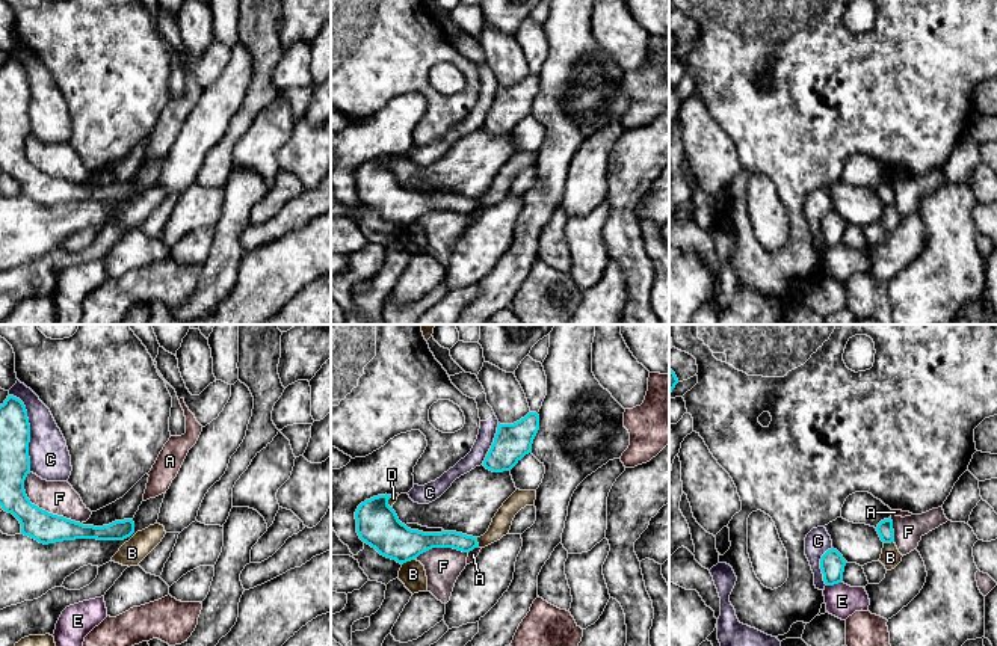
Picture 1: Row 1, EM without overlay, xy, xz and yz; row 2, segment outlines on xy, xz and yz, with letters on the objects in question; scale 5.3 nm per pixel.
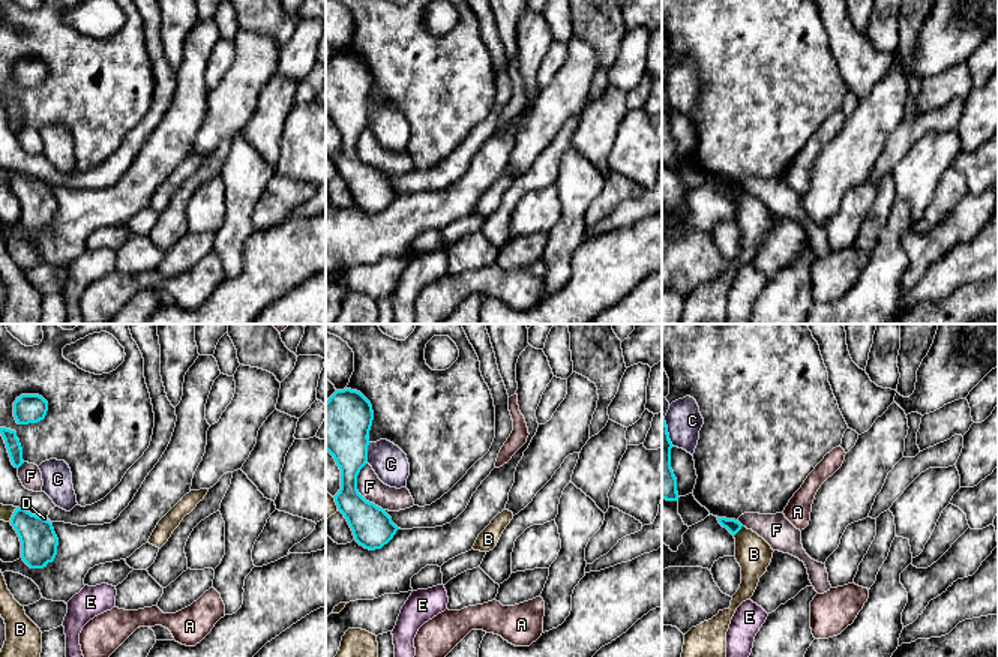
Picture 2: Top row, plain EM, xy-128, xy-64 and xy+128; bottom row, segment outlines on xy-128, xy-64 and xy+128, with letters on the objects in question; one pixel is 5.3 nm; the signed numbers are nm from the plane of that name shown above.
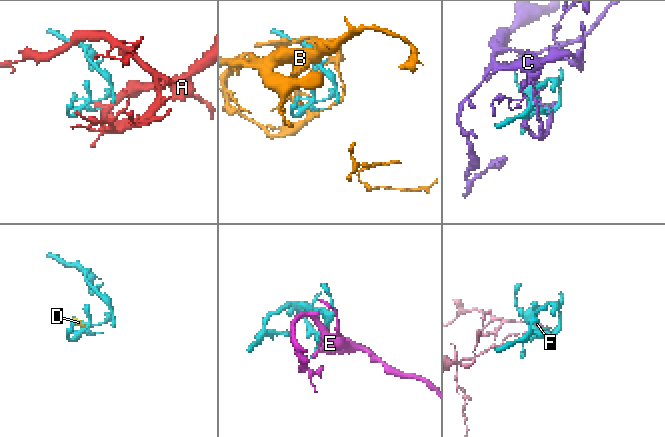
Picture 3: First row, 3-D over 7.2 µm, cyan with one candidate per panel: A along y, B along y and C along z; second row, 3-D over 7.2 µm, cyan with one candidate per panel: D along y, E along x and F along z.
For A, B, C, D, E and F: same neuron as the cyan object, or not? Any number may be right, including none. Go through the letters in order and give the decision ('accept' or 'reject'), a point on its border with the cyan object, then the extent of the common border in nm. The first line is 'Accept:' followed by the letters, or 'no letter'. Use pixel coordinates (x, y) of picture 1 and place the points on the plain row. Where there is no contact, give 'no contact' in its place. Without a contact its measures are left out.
Accept: no letter
A: reject; meets cyan in xz at (473, 210); contact 70 nm long
B: reject; meets cyan in xz at (408, 222); contact 80 nm long
C: reject; meets cyan in xy at (29, 92); contact 440 nm long
D: reject; meets cyan in xz at (387, 163); contact 70 nm long
E: reject; meets cyan in yz at (834, 245); contact 90 nm long
F: reject; meets cyan in xy at (41, 171); contact 400 nm long

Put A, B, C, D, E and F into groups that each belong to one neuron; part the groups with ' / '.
A / B / C / D / E / F

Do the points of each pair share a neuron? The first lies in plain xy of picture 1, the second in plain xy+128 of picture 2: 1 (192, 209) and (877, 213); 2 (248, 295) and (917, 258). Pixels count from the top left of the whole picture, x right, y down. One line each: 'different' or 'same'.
1: different
2: different

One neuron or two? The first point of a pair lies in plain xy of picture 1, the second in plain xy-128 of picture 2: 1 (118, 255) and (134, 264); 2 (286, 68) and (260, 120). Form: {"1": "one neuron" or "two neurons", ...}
{"1": "one neuron", "2": "two neurons"}

